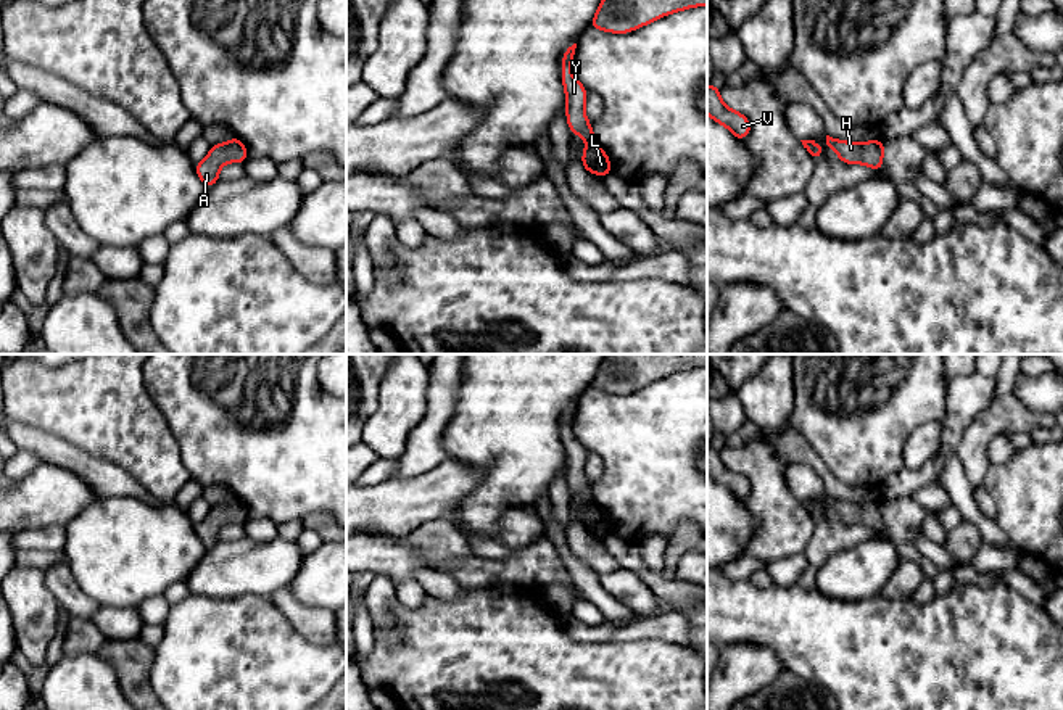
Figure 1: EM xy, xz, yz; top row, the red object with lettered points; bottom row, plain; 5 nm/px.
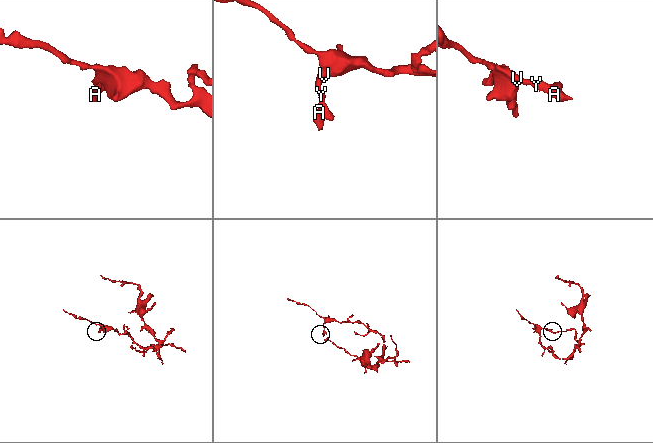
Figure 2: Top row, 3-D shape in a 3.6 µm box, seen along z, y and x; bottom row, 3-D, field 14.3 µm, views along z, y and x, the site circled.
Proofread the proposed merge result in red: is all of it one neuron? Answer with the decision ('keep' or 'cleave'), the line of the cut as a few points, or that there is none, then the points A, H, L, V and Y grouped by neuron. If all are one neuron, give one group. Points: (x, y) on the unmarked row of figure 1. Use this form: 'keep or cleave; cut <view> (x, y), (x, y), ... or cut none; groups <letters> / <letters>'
keep; cut none; groups A H L V Y

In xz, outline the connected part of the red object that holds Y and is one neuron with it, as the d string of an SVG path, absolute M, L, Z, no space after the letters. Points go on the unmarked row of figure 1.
M577 404L569 407L562 414L560 440L562 440L564 451L565 451L567 485L570 488L572 496L580 496L586 502L586 507L581 515L583 530L591 535L606 538L607 535L612 533L612 525L610 525L609 517L604 514L604 510L596 504L593 488L585 473L588 451L570 433L575 409L577 409Z

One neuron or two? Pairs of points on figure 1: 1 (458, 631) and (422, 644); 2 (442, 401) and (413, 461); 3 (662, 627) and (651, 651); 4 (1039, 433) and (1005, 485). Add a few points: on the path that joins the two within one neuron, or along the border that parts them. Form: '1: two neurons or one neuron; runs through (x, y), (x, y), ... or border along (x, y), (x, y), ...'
1: one neuron; runs through (450, 639), (445, 644), (430, 644)
2: one neuron; runs through (437, 416), (422, 446)
3: two neurons; border along (620, 639), (664, 638), (683, 644)
4: two neurons; border along (1033, 441), (1046, 443)

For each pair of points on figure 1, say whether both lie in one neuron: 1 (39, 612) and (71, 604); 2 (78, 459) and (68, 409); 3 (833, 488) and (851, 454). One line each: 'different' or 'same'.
1: different
2: different
3: different

